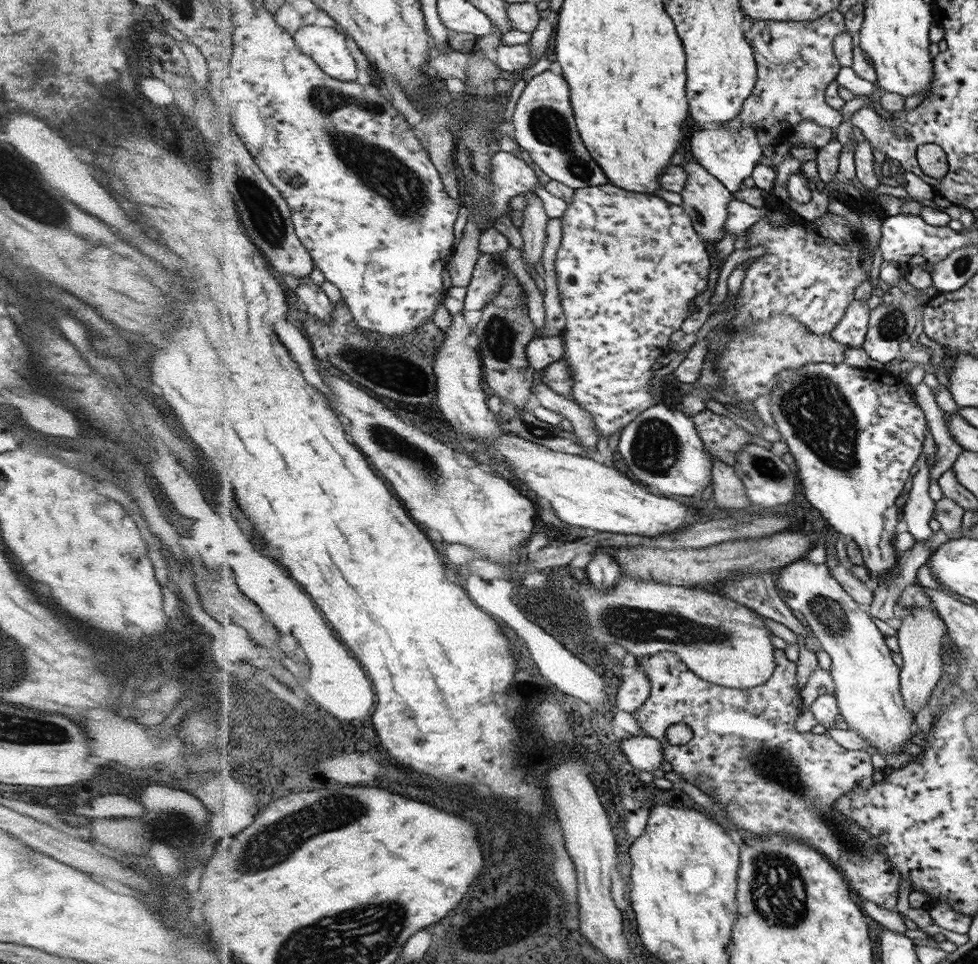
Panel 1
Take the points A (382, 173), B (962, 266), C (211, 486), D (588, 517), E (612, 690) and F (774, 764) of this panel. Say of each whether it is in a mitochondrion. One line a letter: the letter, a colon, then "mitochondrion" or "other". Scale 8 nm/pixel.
A: mitochondrion
B: mitochondrion
C: other
D: other
E: other
F: mitochondrion

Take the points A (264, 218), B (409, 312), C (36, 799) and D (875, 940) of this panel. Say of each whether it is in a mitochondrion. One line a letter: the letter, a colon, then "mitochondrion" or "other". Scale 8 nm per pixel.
A: mitochondrion
B: other
C: other
D: other

